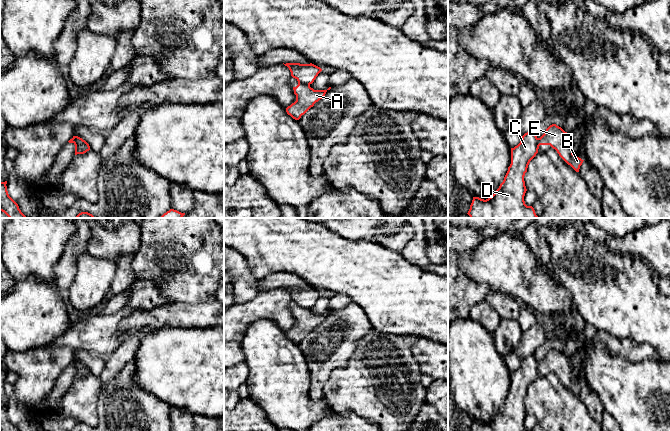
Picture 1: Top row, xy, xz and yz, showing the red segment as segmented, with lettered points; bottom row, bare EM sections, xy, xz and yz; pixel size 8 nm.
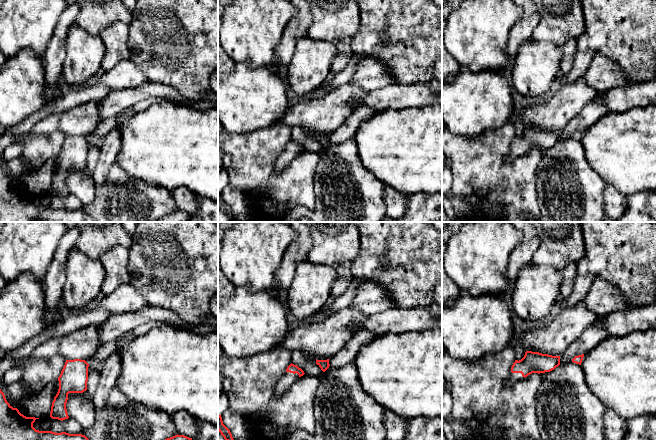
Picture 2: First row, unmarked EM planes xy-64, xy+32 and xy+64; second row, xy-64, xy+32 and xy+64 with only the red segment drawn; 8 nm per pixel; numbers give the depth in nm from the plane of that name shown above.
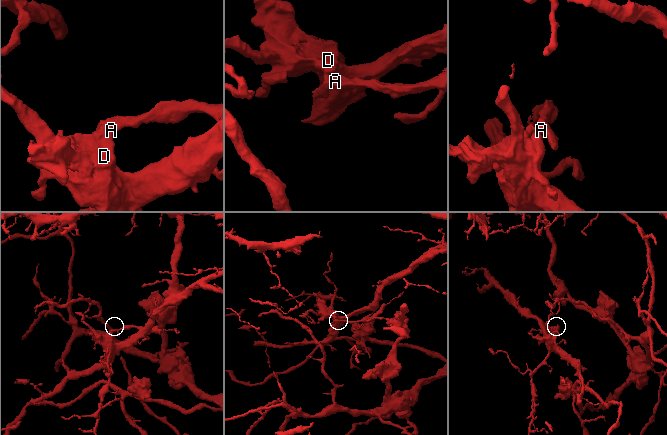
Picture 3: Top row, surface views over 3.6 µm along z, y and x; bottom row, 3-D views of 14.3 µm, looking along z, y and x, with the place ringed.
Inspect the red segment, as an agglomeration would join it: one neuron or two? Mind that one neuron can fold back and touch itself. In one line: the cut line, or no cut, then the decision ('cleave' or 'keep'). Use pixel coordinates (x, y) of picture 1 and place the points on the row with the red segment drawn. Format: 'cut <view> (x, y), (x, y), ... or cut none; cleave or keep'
cut xz (298, 81), (309, 85); cleave

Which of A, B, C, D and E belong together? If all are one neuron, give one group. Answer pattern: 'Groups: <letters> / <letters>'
Groups: A B E / C D

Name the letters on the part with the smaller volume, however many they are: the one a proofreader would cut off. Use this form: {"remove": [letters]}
{"remove": ["A", "B", "E"]}

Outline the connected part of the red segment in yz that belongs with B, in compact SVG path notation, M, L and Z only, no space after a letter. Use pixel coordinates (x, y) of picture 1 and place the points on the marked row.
M556 124L550 125L544 134L538 138L538 149L540 145L550 145L568 165L579 172L584 160L573 154L569 134L561 127Z

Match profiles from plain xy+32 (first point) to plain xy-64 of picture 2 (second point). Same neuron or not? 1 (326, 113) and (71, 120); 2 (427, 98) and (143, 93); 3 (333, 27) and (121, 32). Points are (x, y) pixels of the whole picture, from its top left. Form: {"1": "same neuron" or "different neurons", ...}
{"1": "same neuron", "2": "same neuron", "3": "different neurons"}

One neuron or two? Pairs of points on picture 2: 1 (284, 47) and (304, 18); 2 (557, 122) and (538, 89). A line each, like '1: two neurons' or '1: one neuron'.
1: one neuron
2: two neurons

